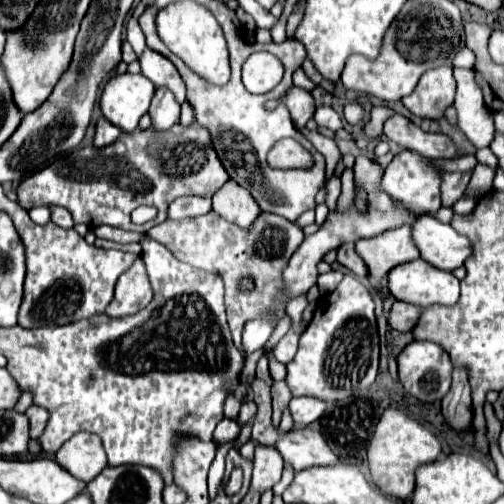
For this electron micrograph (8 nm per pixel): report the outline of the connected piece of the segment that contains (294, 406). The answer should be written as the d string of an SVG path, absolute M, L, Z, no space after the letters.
M292 397L288 409L296 425L310 425L318 417L322 417L326 409L326 401L320 401L316 397Z

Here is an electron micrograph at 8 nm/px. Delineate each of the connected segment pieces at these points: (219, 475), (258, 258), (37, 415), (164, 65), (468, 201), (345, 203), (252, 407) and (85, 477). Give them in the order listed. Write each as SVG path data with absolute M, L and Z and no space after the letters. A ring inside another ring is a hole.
M235 440L227 442L217 449L216 456L208 472L208 491L210 500L216 497L217 490L222 484L225 472L225 455L232 448L238 448Z
M210 211L202 217L190 217L182 221L166 219L164 223L152 227L148 235L154 237L164 247L168 247L178 261L184 261L192 267L222 277L228 325L234 337L234 345L242 355L244 355L242 347L244 323L248 319L254 319L276 297L282 279L282 269L288 265L290 257L304 241L304 233L300 231L298 225L272 213L260 213L258 221L254 221L250 229L238 229L238 225L230 225L228 221L222 221L222 217L218 217L214 211ZM244 277L250 277L254 281L254 287L248 291L240 287L240 281Z
M32 405L32 407L28 407L28 411L26 411L24 415L28 417L28 423L30 423L30 437L38 439L38 437L42 435L42 431L36 431L36 425L46 425L48 413L46 413L42 407Z
M146 47L142 51L142 55L138 57L138 61L140 61L144 77L148 77L156 87L170 89L180 105L186 101L184 81L178 75L178 71L174 69L174 65L170 61L166 61L166 57L162 57L160 53L154 53L152 49Z
M462 195L462 197L452 205L452 209L454 209L456 213L470 213L470 209L474 209L474 205L476 205L476 199Z
M346 169L340 179L342 179L342 193L338 197L338 211L346 213L354 205L354 173L352 173L352 169Z
M253 401L242 403L238 416L238 426L240 429L256 415L257 410L257 405Z
M80 431L68 439L58 451L56 461L82 481L92 481L106 465L106 451L96 433Z

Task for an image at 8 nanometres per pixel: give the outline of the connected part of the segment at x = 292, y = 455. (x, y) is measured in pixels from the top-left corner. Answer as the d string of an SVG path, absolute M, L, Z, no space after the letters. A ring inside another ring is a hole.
M302 427L302 431L292 429L288 433L282 433L276 441L276 449L282 453L284 461L294 467L294 471L336 463L336 455L324 437L310 427Z

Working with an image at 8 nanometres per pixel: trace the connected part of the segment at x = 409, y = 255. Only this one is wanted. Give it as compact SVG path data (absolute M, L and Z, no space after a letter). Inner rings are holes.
M410 225L388 229L370 239L360 239L356 241L356 251L366 261L372 283L378 283L382 277L386 277L392 267L420 257Z

